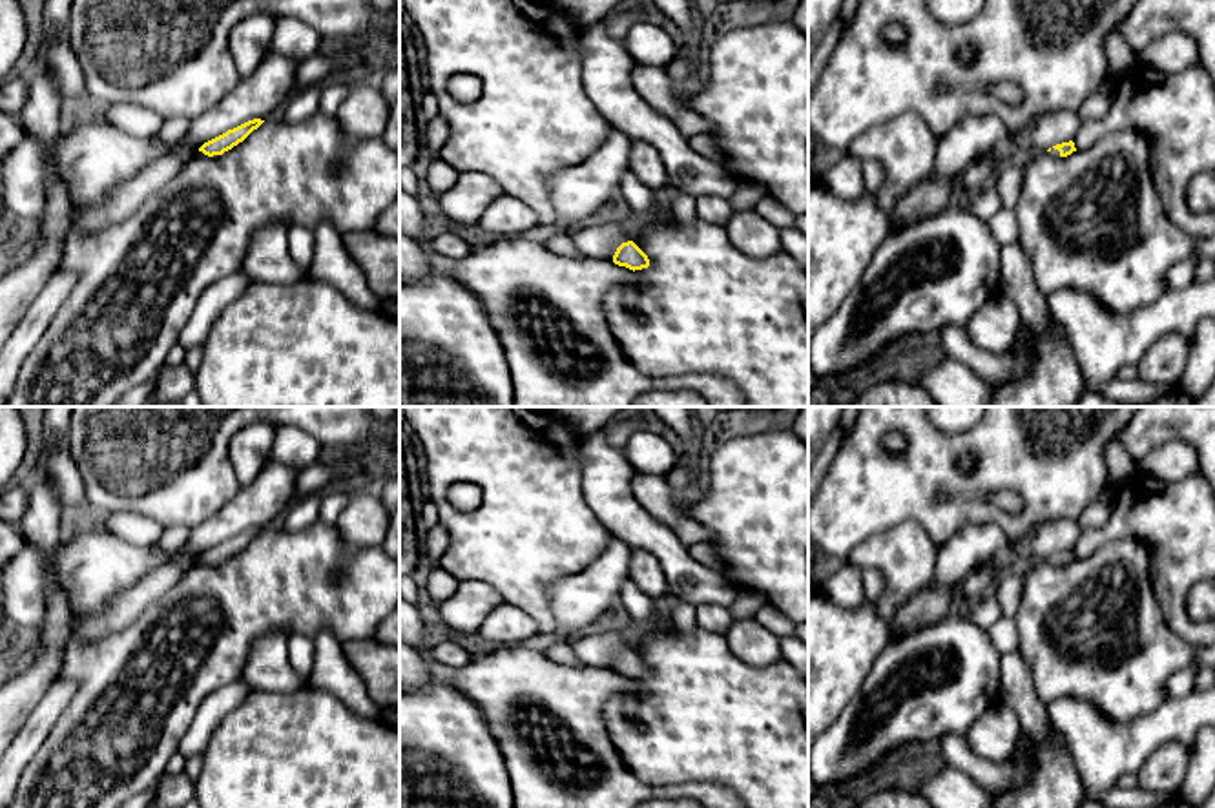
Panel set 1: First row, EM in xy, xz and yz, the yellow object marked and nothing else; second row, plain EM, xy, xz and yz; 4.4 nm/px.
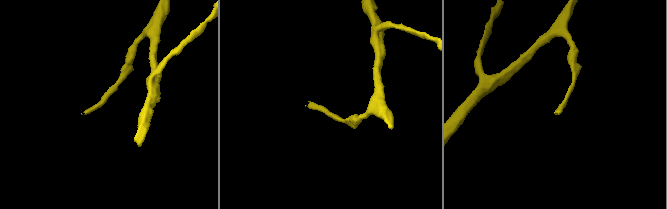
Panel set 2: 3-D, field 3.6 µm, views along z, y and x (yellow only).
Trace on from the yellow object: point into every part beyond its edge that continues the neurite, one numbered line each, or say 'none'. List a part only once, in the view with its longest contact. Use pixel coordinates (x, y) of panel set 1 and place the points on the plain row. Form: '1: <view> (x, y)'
none

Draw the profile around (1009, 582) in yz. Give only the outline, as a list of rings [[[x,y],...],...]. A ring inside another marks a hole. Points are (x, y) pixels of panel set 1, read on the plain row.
[[[1003,567],[996,578],[996,600],[1002,615],[1016,616],[1022,602],[1023,576],[1018,567]]]

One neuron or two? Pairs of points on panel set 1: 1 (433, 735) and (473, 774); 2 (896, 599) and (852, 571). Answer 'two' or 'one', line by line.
1: one
2: two

